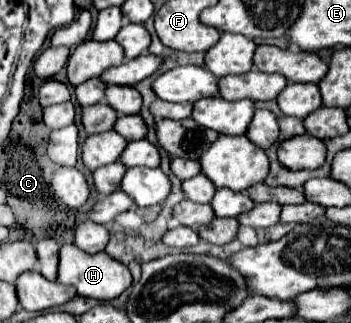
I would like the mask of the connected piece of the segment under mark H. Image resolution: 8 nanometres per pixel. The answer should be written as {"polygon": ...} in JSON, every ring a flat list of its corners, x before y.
{"polygon":[[63,245,61,251,59,251,57,283,73,285,77,289,77,295,93,297,93,299,99,299,99,301,111,301,111,299,119,297,131,285,131,273,123,263,111,259,107,253,89,255,75,245]]}

